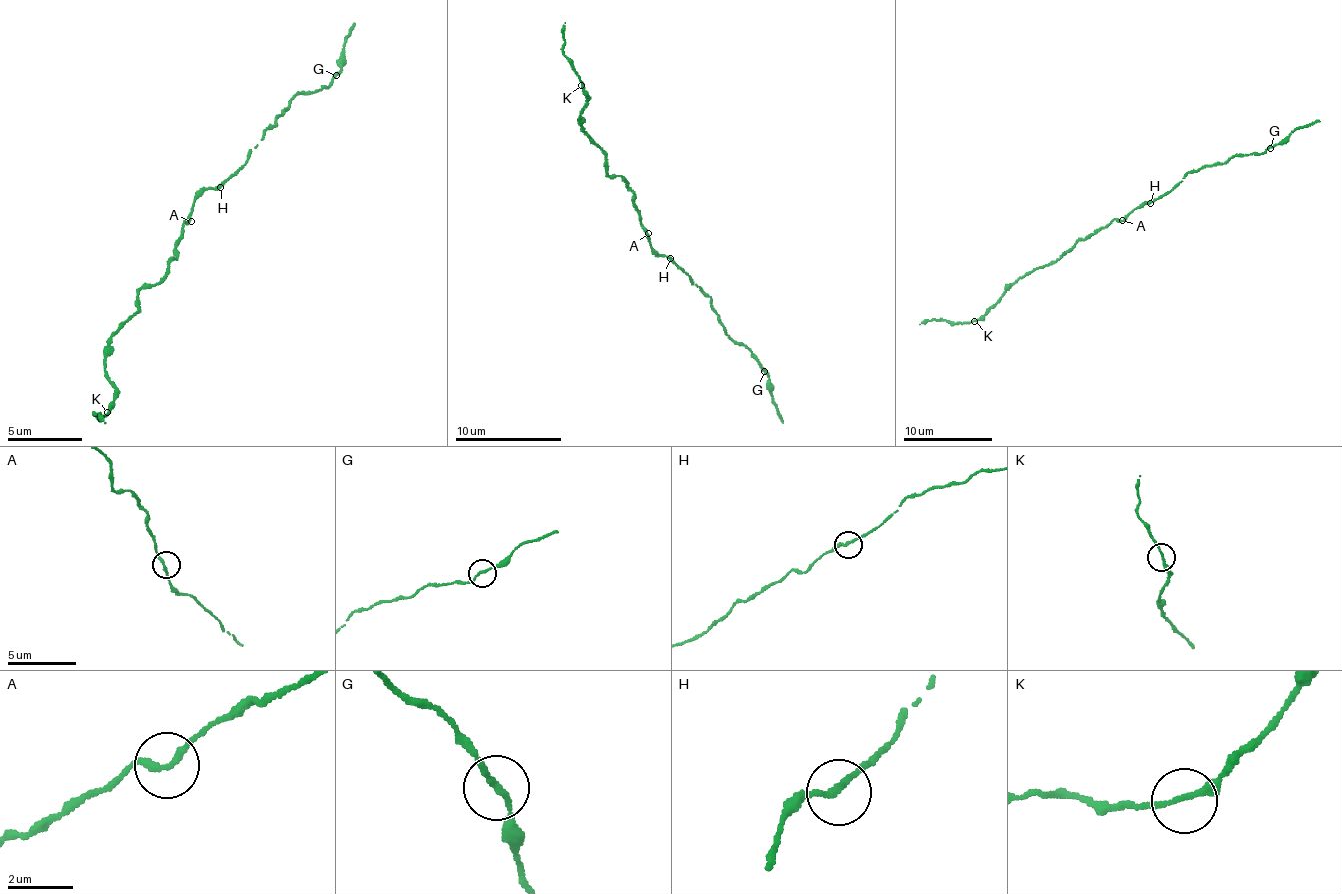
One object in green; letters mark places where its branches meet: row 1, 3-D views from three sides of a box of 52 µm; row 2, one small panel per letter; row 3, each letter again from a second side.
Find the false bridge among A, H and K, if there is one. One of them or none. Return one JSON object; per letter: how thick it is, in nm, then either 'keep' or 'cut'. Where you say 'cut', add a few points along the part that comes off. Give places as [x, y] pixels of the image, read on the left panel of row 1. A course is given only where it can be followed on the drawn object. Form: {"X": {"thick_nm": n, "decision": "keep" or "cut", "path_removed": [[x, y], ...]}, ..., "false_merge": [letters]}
{"A": {"thick_nm": 190, "decision": "keep"}, "H": {"thick_nm": 160, "decision": "keep"}, "K": {"thick_nm": 170, "decision": "keep"}, "false_merge": []}

